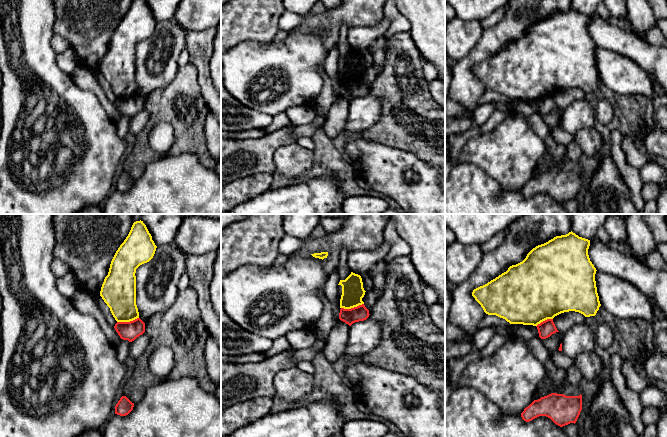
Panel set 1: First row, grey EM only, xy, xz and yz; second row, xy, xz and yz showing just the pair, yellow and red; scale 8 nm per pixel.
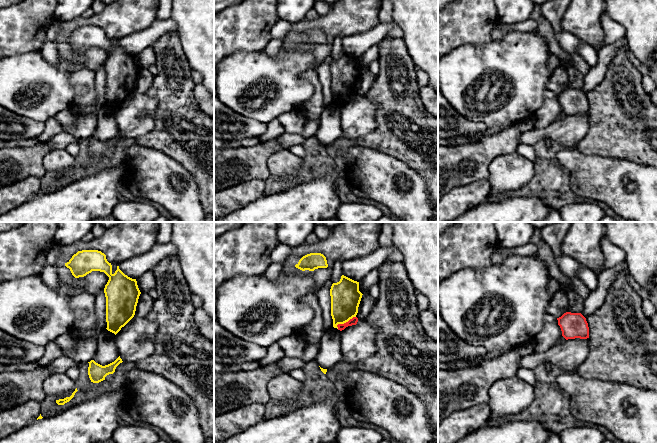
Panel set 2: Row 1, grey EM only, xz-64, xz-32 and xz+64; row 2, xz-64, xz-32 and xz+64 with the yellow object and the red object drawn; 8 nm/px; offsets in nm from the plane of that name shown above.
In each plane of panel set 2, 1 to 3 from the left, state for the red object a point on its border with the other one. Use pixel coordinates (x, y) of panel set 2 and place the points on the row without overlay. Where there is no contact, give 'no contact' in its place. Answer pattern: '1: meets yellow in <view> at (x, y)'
1: no contact
2: meets yellow in xz-32 at (344, 98)
3: no contact

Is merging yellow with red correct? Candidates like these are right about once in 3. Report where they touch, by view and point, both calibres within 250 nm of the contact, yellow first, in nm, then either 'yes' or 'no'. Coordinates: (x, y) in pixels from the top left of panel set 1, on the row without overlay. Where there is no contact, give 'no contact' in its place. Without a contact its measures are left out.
contact xz (352, 83); calibres 180 and 130 nm; no

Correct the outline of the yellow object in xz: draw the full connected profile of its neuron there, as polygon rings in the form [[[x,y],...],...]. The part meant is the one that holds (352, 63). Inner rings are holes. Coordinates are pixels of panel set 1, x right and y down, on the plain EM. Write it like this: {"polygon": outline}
{"polygon": [[[351,48],[345,56],[340,56],[338,61],[342,62],[340,84],[351,85],[364,80],[362,74],[366,67],[360,51]]]}

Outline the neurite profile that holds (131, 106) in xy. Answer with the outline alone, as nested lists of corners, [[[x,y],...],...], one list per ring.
[[[137,94],[130,98],[117,98],[114,104],[121,115],[132,118],[145,108],[145,99]]]

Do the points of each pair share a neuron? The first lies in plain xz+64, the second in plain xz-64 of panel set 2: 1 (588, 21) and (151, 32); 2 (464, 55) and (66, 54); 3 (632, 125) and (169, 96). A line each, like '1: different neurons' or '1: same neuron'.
1: different neurons
2: different neurons
3: same neuron

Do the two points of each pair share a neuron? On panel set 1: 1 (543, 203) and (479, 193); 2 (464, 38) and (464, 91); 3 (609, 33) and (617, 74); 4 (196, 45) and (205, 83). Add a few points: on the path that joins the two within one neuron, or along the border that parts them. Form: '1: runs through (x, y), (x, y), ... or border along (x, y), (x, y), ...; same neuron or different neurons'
1: runs through (527, 203), (495, 203); same neuron
2: border along (480, 39), (471, 51), (455, 62); different neurons
3: border along (597, 46), (627, 56), (634, 62); different neurons
4: runs through (200, 54), (203, 74); same neuron

